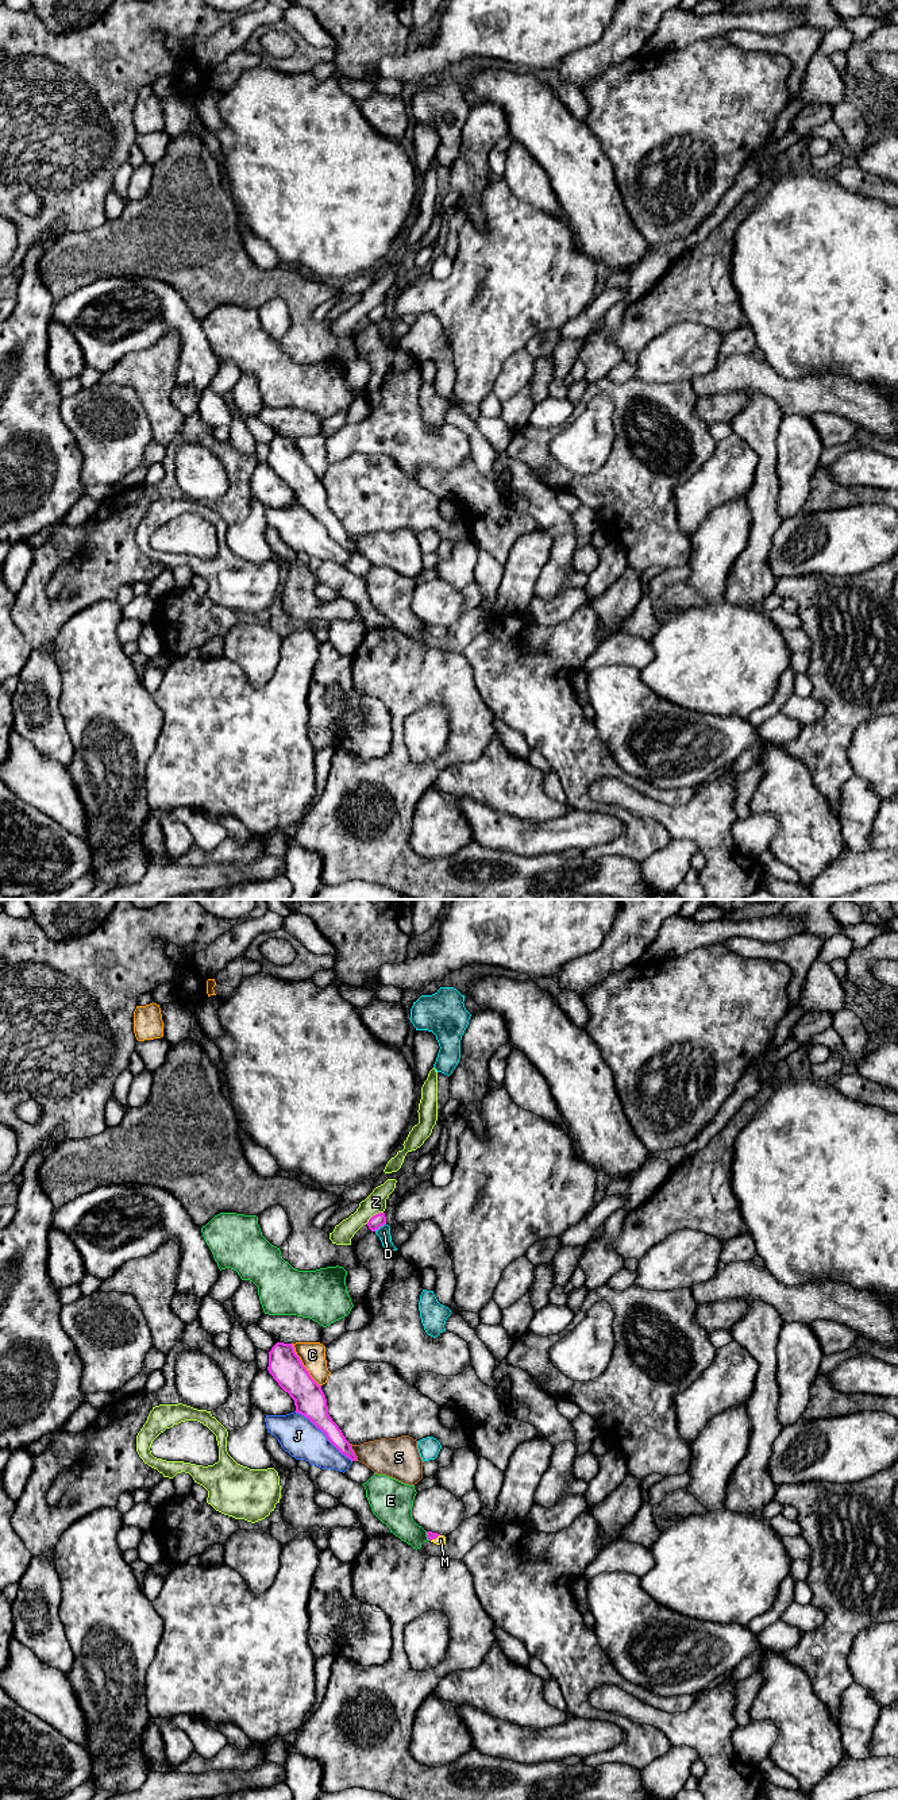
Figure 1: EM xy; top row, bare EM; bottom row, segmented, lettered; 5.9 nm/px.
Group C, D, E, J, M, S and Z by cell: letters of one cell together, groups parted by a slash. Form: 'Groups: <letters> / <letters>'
Groups: C / D / E / J / M / S / Z

